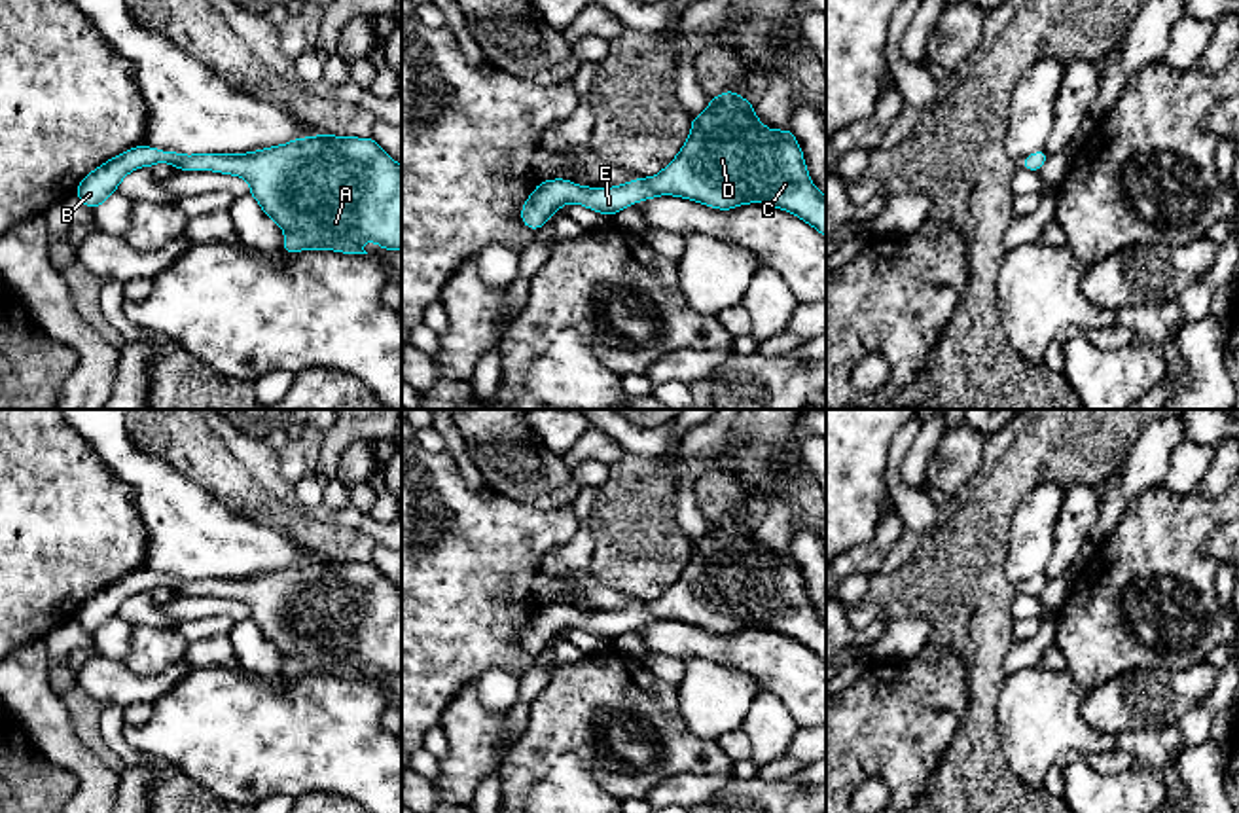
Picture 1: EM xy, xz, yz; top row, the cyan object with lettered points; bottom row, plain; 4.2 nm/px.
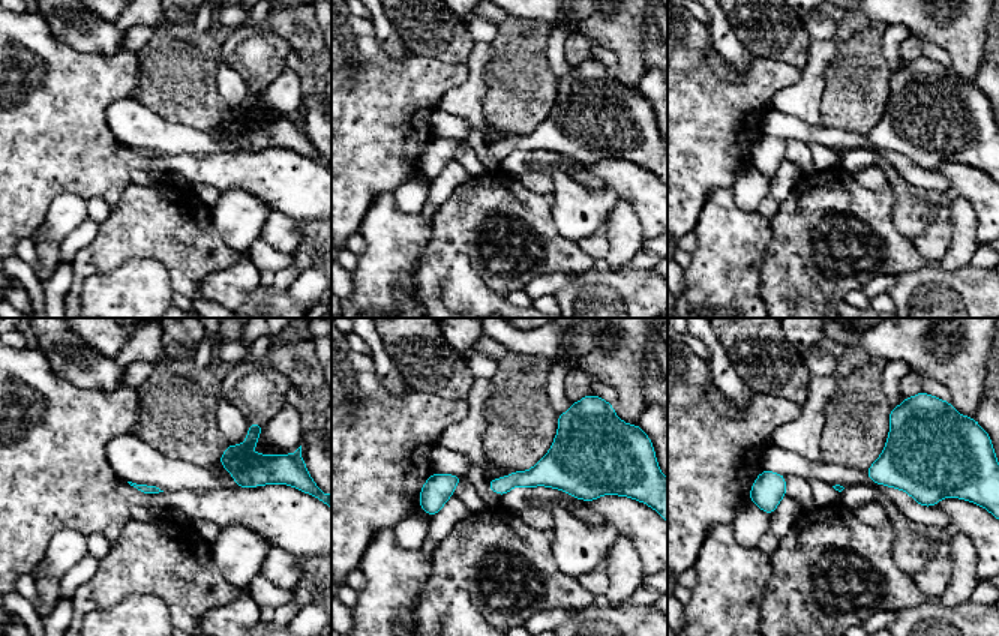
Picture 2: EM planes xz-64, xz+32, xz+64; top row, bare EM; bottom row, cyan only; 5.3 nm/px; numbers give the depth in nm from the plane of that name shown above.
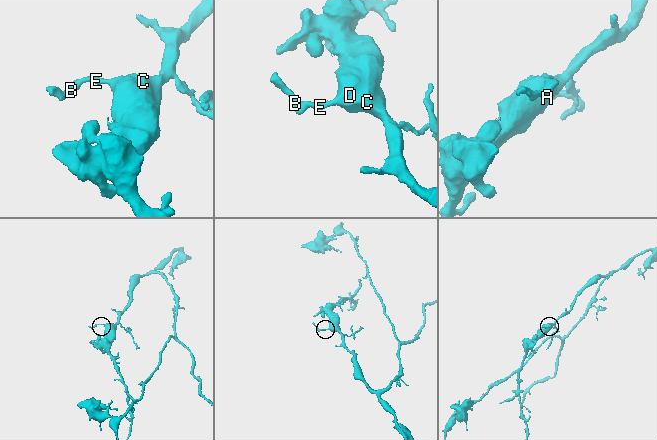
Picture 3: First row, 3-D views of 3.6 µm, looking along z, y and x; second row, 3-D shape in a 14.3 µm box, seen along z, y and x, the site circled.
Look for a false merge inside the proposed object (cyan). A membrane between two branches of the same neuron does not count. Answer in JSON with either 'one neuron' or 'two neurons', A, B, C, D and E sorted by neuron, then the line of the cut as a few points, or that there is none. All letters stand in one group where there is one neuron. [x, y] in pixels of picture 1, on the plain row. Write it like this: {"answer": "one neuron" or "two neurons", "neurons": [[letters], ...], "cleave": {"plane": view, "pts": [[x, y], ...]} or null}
{"answer": "one neuron", "neurons": [["A", "B", "C", "D", "E"]], "cleave": null}

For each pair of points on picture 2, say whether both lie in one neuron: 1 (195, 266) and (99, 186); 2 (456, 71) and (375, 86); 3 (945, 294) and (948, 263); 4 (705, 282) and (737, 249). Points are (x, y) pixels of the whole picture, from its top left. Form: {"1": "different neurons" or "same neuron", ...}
{"1": "different neurons", "2": "same neuron", "3": "different neurons", "4": "same neuron"}

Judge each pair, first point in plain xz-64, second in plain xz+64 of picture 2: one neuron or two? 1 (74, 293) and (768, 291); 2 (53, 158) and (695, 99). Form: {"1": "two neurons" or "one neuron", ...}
{"1": "one neuron", "2": "one neuron"}

